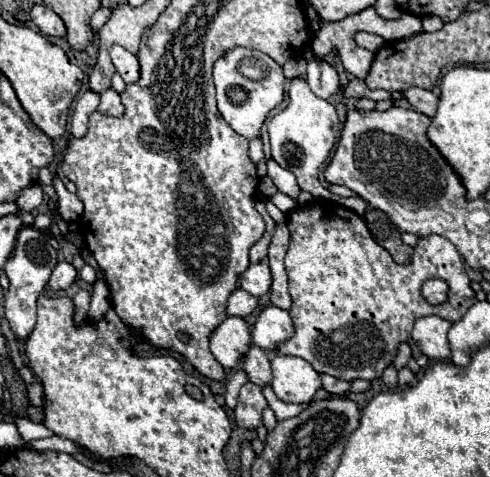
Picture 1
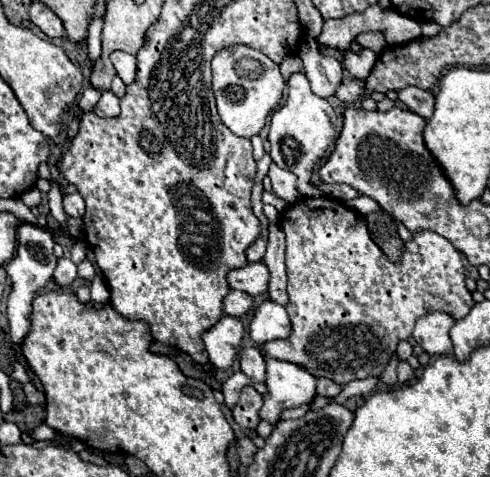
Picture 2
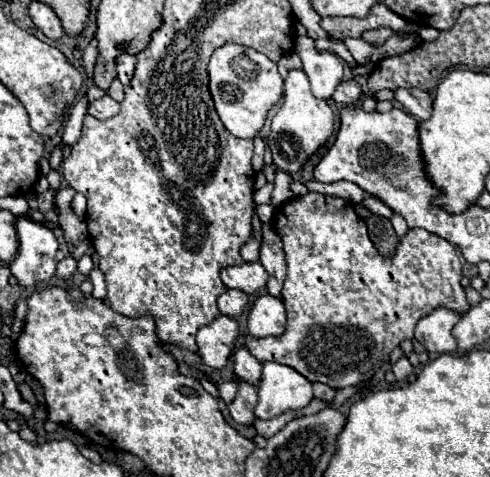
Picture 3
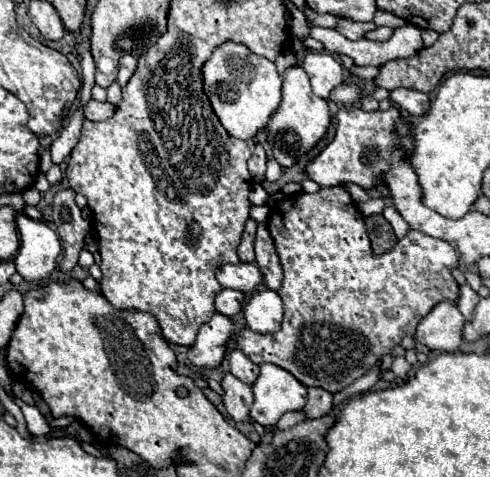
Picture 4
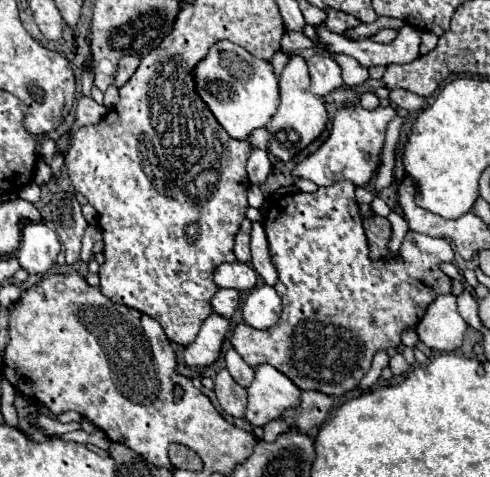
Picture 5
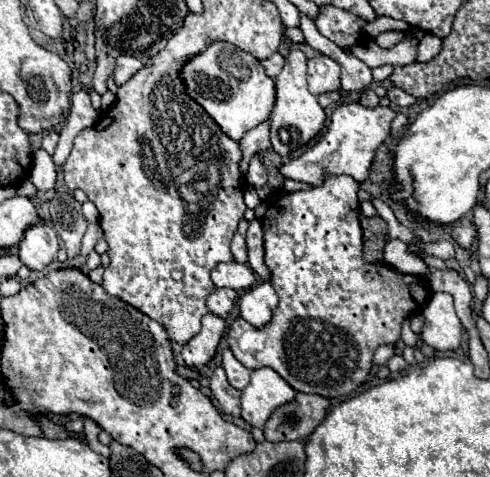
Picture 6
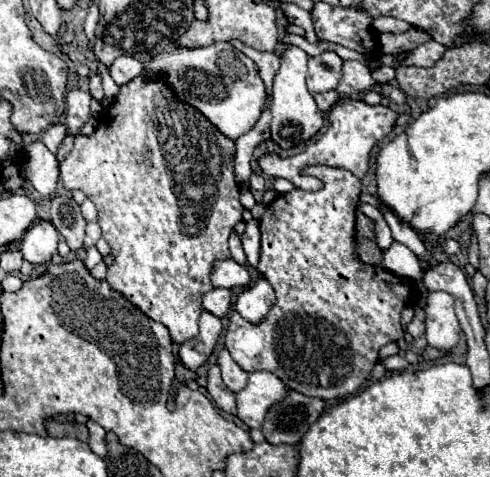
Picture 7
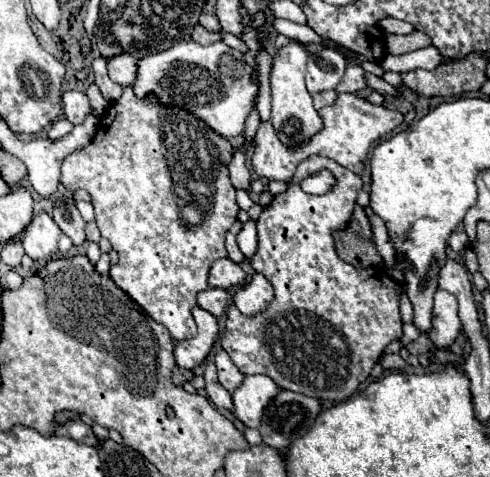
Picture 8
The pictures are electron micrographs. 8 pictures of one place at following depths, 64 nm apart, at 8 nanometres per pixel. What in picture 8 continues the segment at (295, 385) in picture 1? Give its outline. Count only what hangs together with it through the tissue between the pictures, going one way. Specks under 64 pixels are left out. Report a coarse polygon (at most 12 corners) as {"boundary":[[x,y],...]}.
{"boundary":[[246,376],[232,392],[234,416],[260,426],[280,388],[268,376]]}

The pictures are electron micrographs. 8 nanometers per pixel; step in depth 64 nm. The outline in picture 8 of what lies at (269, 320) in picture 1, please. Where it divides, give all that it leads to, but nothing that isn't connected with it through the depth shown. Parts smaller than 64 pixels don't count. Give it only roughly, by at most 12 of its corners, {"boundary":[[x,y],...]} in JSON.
{"boundary":[[254,272],[234,294],[242,314],[252,316],[272,300],[270,282]]}

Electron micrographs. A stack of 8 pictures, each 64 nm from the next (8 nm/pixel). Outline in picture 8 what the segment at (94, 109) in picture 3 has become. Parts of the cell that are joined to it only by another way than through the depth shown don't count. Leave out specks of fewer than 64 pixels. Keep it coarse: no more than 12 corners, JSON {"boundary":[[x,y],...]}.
{"boundary":[[78,90],[64,92],[64,116],[82,124],[90,114],[88,96]]}

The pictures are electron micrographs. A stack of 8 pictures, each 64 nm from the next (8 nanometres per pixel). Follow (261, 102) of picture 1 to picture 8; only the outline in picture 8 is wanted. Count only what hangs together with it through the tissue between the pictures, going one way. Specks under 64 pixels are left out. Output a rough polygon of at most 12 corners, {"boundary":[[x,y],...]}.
{"boundary":[[224,42],[138,60],[132,90],[244,132],[258,82]]}

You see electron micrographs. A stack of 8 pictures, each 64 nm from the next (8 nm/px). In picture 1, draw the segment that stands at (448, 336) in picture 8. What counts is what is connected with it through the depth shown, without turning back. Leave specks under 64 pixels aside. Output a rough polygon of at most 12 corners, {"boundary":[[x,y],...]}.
{"boundary":[[440,316],[416,320],[412,338],[430,360],[446,360],[452,324]]}

